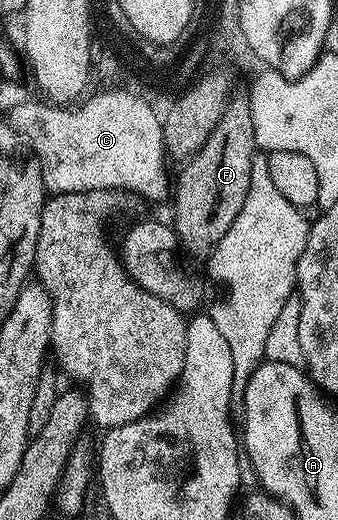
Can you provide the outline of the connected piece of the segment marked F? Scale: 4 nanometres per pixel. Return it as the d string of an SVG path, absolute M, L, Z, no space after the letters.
M230 98L223 117L215 125L211 137L184 164L181 176L176 176L175 192L171 197L173 219L171 226L184 250L193 255L208 257L213 246L231 229L231 221L239 217L243 201L251 189L251 169L259 148L255 141L255 125L248 98Z

